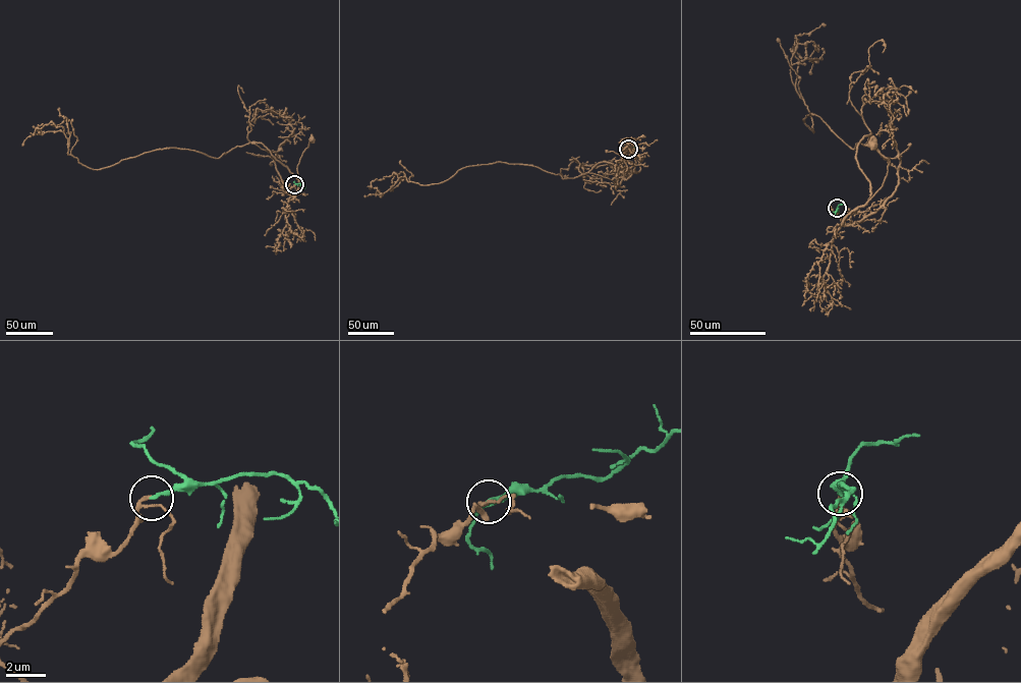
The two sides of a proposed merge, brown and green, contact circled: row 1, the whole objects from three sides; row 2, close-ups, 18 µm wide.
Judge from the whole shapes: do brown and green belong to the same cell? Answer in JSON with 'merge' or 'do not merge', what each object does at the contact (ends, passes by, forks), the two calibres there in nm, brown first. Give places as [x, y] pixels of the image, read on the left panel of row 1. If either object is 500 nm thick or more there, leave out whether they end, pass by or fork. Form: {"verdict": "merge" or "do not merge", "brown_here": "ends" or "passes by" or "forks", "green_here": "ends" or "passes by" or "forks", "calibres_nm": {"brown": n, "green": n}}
{"verdict": "merge", "brown_here": "passes by", "green_here": "ends", "calibres_nm": {"brown": 130, "green": 180}}

